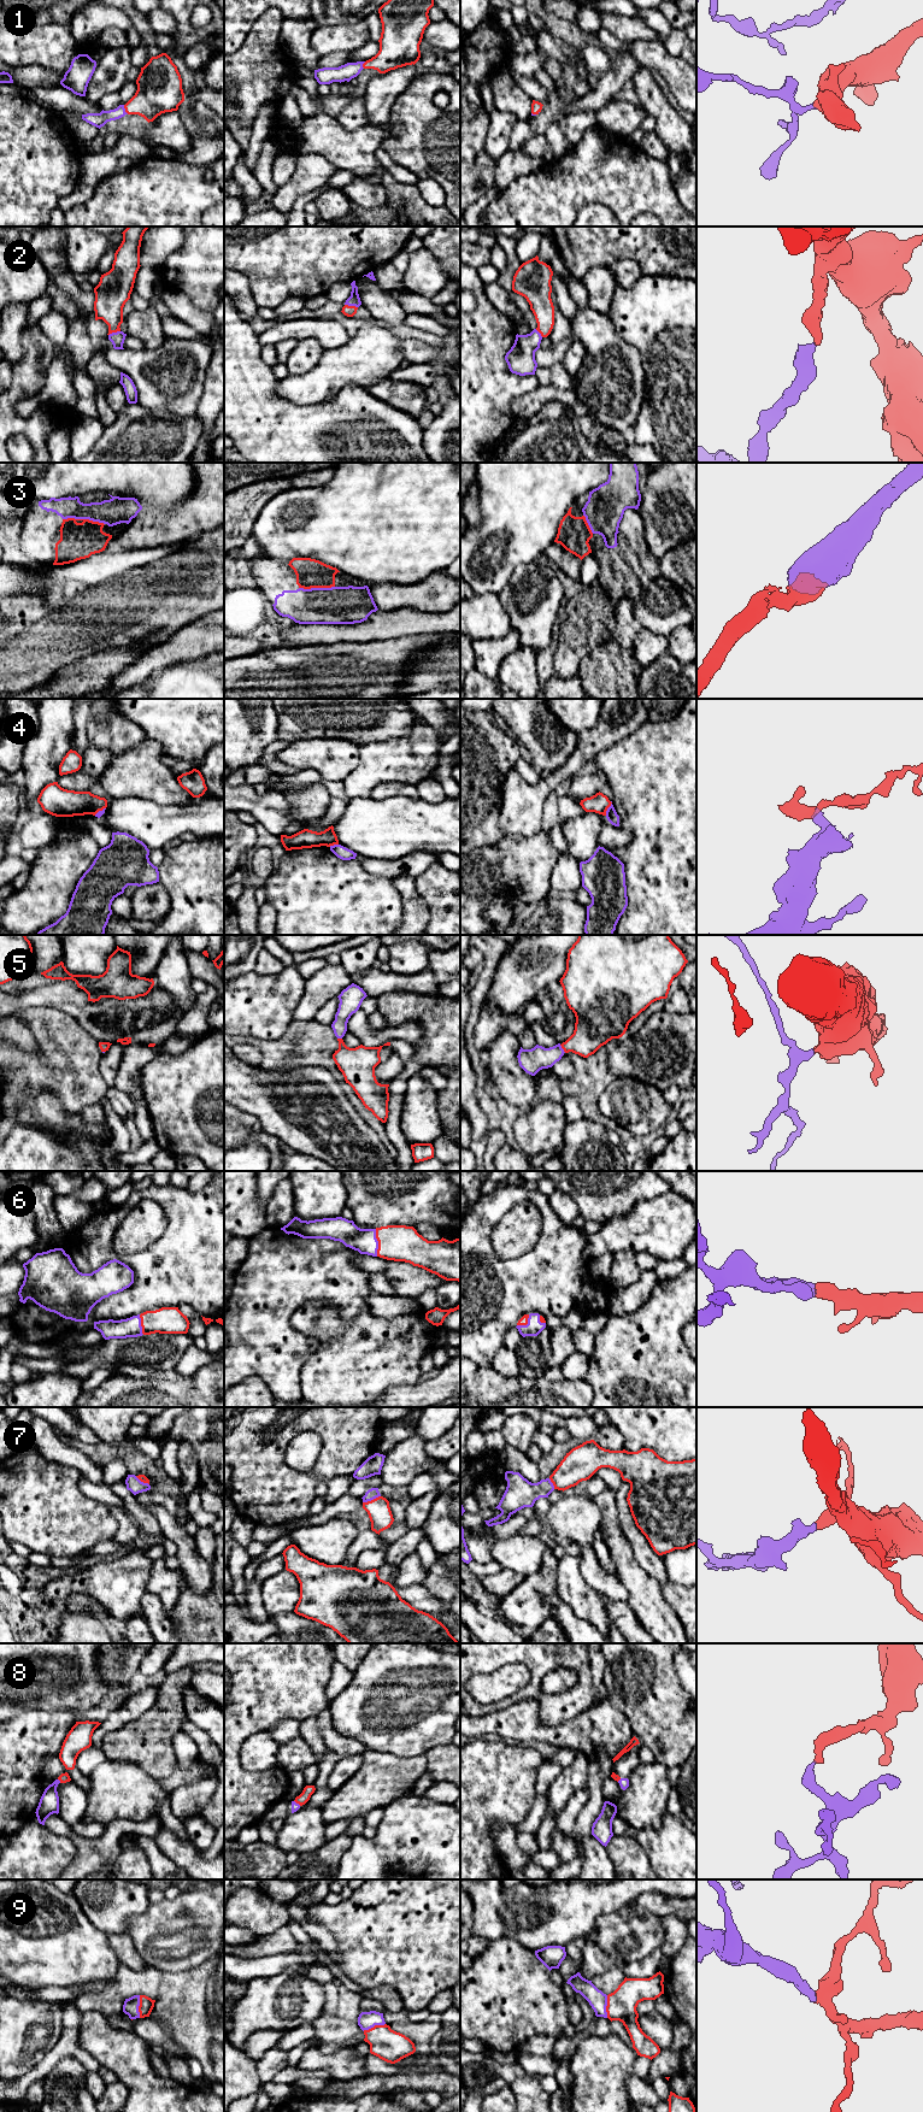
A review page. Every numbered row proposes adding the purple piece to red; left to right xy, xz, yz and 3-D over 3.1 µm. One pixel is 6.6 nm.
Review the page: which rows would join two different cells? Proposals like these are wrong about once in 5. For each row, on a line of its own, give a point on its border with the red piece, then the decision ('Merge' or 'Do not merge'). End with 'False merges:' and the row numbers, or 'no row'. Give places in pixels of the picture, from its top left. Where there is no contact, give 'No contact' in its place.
1: Touches red at xy (125, 110). Merge
2: Touches red at xz (351, 306). Merge
3: Touches red at xy (83, 519). Merge
4: Touches red at yz (607, 807). Do not merge
5: Touches red at yz (562, 1047). Merge
6: Touches red at xz (378, 1242). Merge
7: Touches red at xz (371, 1500). Merge
8: Touches red at xy (59, 1780). Merge
9: Touches red at xy (139, 2006). Merge
False merges: 4

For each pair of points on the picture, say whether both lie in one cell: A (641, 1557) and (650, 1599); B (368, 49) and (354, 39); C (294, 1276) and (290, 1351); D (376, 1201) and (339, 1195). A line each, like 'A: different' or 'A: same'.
A: different
B: different
C: same
D: different

